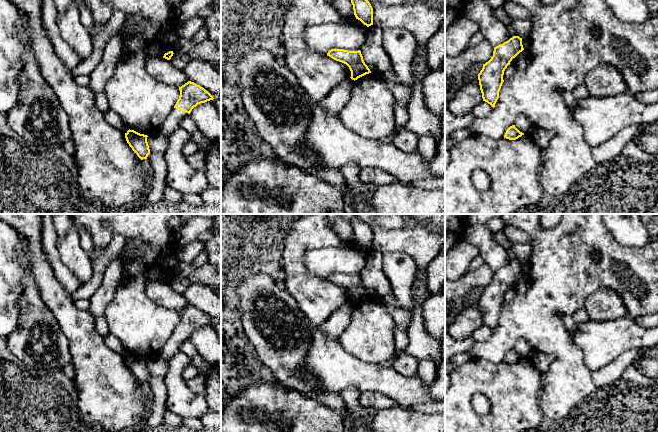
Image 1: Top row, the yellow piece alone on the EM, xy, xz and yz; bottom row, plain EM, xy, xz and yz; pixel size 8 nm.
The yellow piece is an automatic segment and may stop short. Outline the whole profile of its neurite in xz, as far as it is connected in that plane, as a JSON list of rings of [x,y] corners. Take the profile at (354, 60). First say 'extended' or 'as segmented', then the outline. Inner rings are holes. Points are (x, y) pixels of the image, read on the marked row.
as segmented; [[[331,49],[328,51],[327,56],[332,59],[346,64],[351,71],[351,79],[357,80],[358,78],[371,73],[368,66],[363,60],[361,51],[348,51],[344,49]]]

